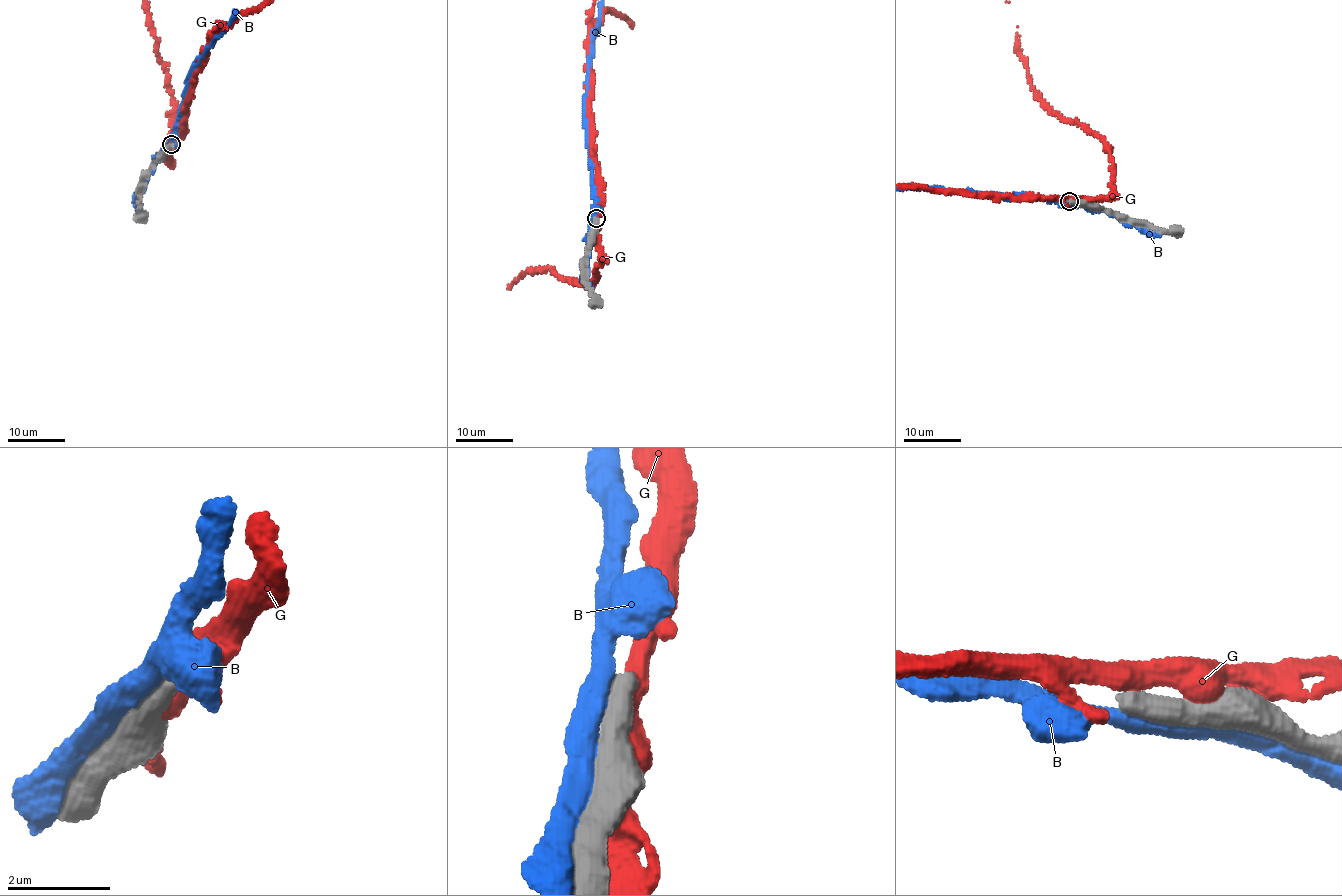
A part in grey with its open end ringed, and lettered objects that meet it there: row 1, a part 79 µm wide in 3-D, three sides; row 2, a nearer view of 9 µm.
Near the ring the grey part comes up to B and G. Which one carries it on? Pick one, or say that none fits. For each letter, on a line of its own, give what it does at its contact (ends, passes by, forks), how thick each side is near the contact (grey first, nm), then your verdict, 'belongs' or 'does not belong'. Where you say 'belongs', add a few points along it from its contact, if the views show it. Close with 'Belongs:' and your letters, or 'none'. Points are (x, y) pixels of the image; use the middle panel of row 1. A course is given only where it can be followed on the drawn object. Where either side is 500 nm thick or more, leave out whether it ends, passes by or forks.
B: 550/400 nm | does not belong
G: 550/480 nm | does not belong
Belongs: none

